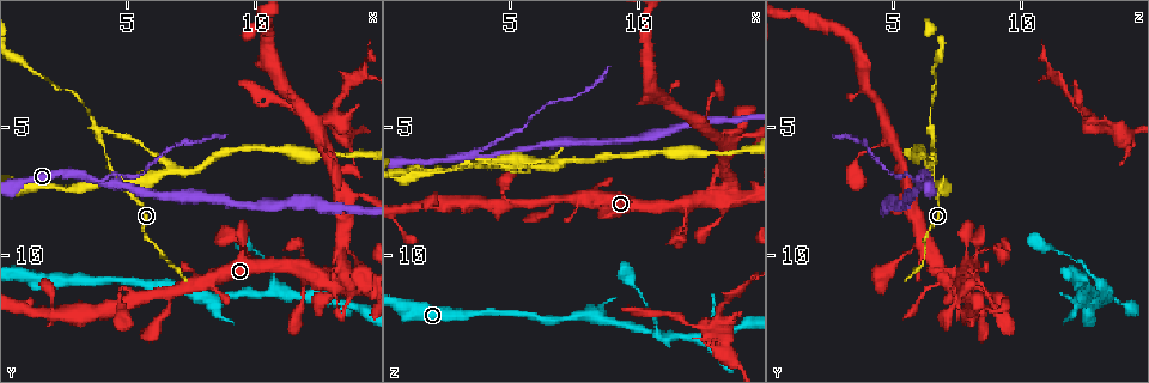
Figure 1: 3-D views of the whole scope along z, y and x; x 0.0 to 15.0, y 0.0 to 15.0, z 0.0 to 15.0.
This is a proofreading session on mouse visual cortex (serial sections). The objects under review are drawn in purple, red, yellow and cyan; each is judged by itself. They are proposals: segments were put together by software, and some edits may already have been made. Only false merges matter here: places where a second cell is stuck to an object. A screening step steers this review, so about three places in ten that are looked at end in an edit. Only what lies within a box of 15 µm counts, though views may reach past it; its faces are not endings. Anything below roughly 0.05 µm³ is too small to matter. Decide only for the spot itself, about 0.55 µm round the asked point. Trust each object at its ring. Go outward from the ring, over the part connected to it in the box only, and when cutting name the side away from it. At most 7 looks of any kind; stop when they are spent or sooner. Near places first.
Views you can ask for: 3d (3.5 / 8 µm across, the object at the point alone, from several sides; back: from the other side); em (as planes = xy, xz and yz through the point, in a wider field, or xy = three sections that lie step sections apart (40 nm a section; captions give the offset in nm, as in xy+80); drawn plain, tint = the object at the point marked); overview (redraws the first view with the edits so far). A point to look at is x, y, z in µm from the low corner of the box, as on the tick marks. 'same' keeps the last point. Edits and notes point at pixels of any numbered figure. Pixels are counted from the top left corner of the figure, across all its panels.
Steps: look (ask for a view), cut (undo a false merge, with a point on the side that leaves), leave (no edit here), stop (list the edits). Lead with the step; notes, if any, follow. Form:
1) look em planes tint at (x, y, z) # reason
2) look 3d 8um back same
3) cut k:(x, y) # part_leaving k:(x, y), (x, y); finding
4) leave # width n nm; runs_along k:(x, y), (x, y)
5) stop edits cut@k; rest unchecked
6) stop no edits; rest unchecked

look 3d 3.5um at (4.6, 7.1, 6.3)

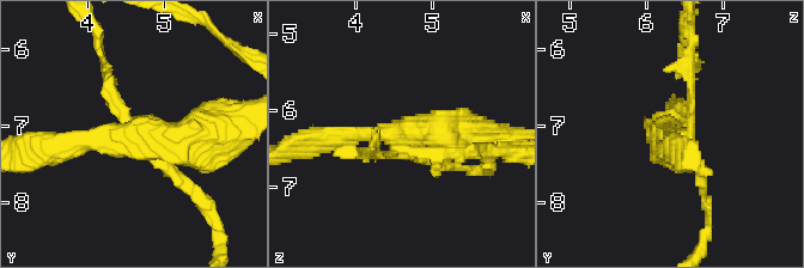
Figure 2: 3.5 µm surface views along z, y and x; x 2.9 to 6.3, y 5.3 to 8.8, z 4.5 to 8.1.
look em xy step 1 tint at (4.60, 7.10, 6.35) # arms 4; arm_widths 150, 150, 250, 500 nm

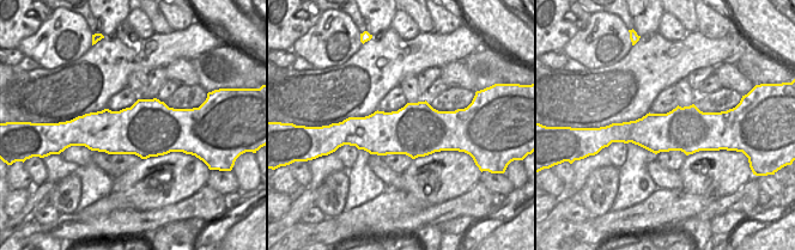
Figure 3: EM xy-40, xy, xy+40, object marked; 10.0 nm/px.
cut 2:(156, 133) # part_leaving 2:(136, 135), (243, 125); two cells meet here

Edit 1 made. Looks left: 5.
look overview

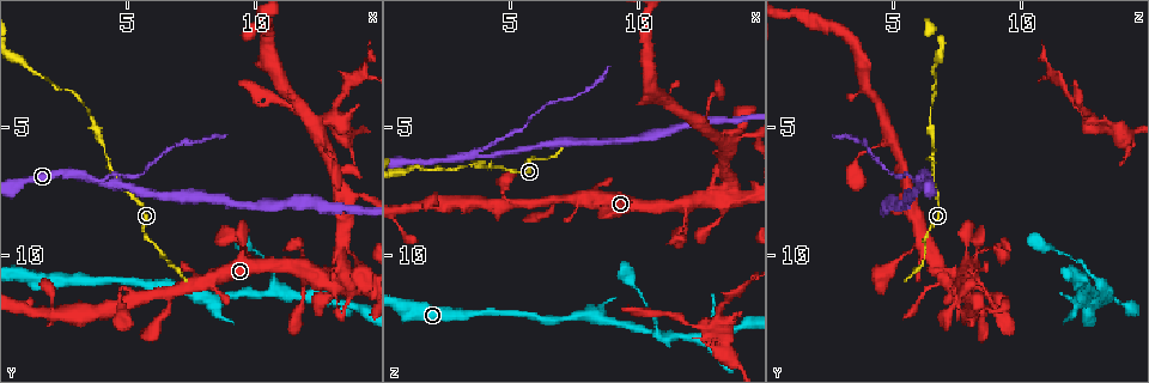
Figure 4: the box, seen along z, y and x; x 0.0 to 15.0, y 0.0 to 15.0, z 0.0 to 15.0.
look 3d 3.5um at (3.2, 4.0, 6.5) # narrows sharply

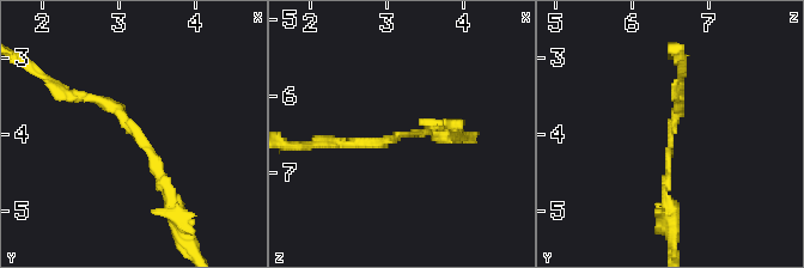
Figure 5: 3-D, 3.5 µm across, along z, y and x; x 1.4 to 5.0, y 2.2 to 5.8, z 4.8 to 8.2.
look em xy step 1 plain at (3.30, 4.05, 6.50) # now the EM

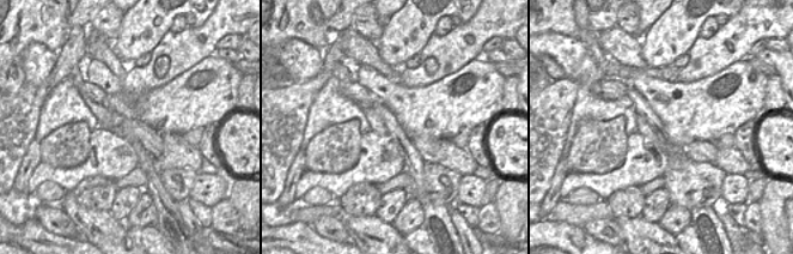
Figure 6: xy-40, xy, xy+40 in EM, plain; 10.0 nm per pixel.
look em xy step 1 tint same # where the object lies

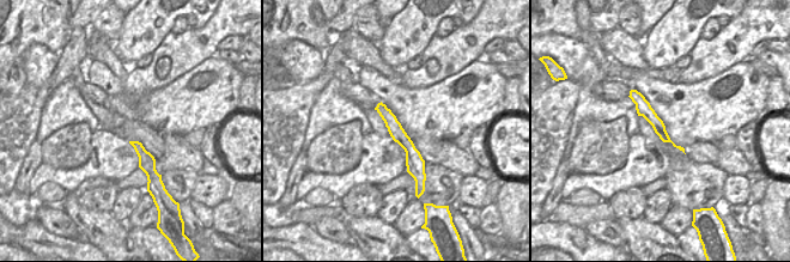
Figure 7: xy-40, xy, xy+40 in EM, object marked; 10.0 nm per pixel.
leave # runs_along 5:(670, 207), (667, 160), (678, 97); one cell here

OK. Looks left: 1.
stop edits cut@2; rest unchecked

